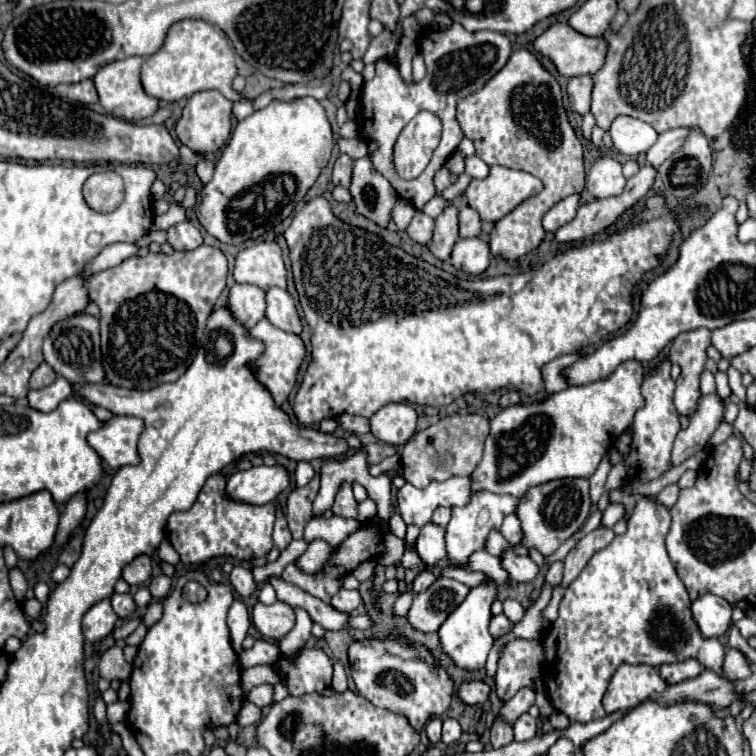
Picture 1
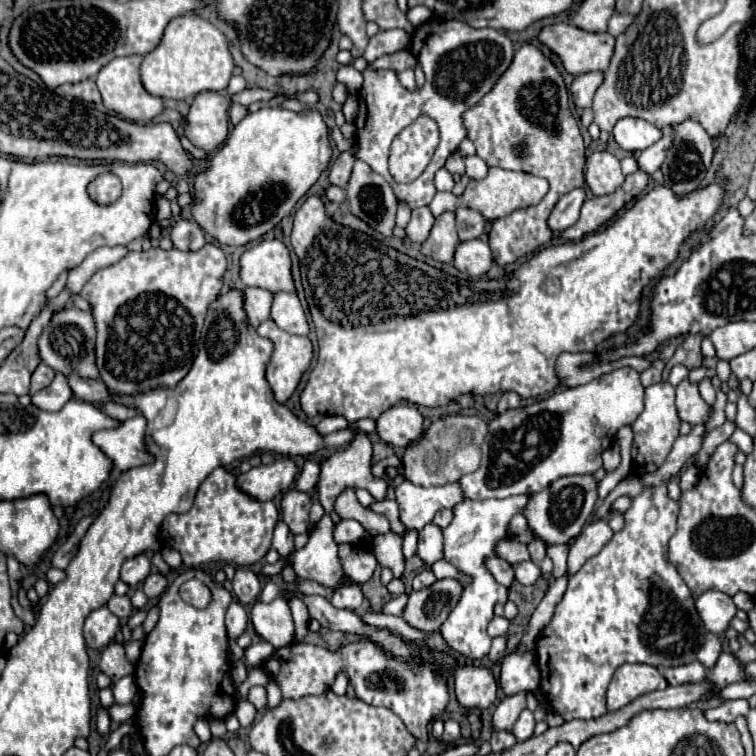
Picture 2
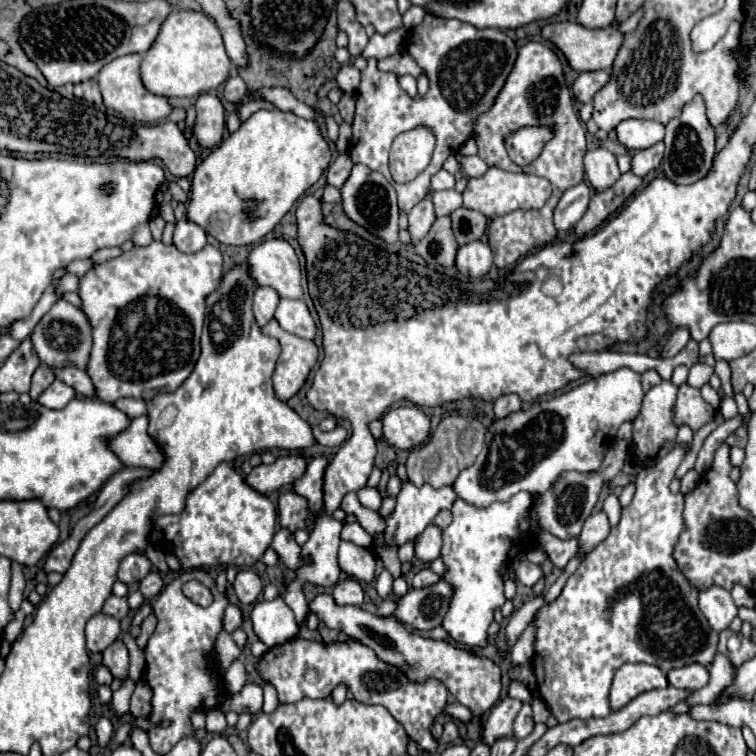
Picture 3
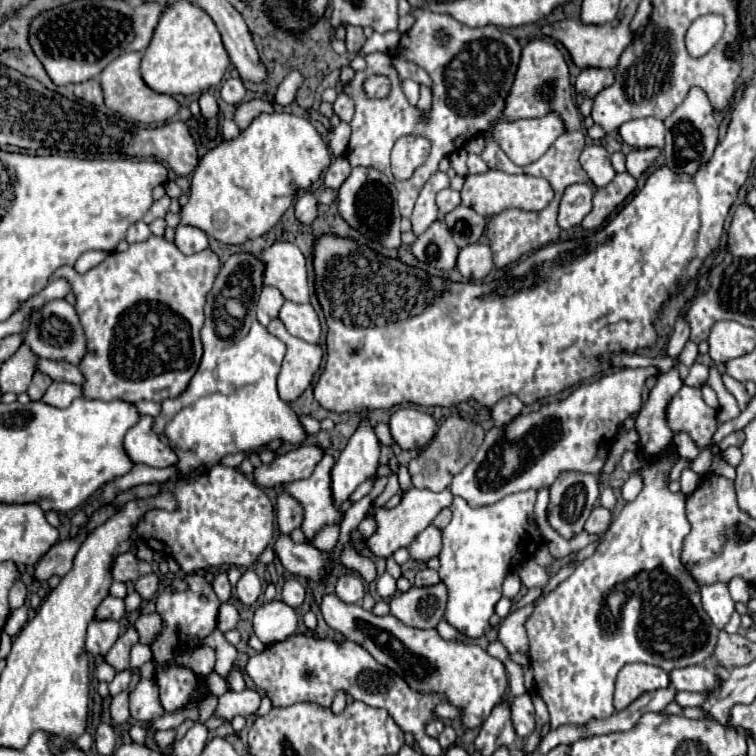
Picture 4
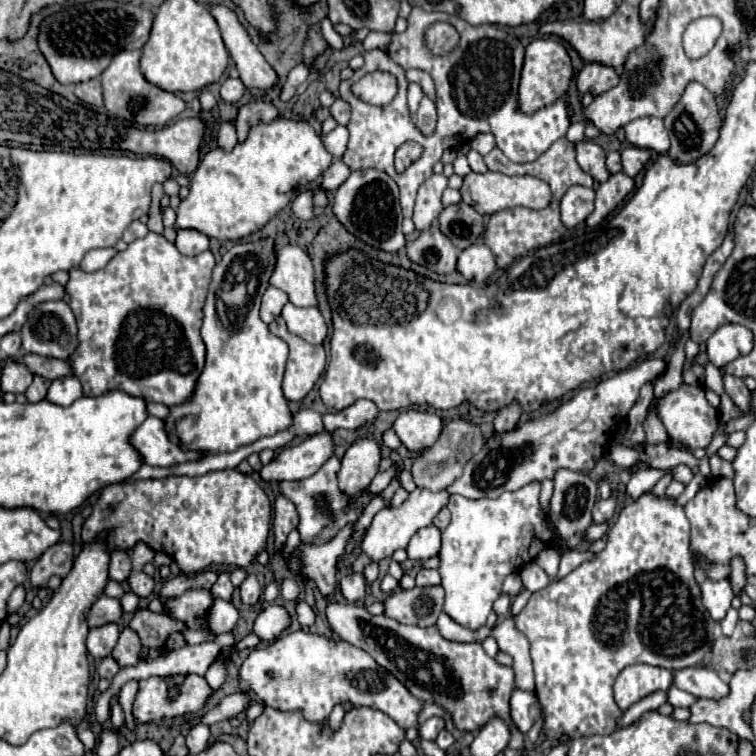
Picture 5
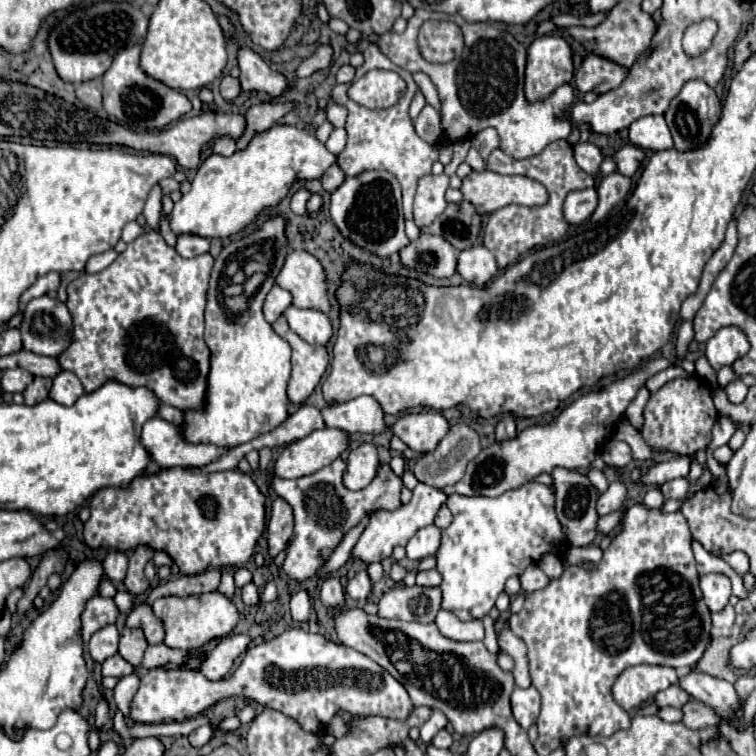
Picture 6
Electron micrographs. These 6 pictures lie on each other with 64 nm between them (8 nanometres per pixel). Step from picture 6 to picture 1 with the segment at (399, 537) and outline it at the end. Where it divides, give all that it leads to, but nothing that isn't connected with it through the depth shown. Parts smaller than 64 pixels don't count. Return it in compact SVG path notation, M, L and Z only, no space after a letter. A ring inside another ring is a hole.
M452 476L446 482L434 482L426 488L404 484L398 490L398 510L406 524L424 526L430 522L432 512L438 506L466 506L472 498L470 476Z

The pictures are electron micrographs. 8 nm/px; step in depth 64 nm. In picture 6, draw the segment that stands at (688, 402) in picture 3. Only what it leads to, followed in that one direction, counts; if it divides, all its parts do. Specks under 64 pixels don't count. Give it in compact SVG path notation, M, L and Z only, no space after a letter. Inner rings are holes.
M697 377L677 378L665 384L650 396L644 408L644 440L656 450L672 450L678 454L692 454L706 448L712 440L712 426L718 420L718 410L714 408L711 388Z

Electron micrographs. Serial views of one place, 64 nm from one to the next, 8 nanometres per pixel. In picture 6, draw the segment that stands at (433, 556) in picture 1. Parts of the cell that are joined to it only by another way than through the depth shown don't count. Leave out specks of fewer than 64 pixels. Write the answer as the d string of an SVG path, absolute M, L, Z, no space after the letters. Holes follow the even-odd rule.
M436 526L420 528L408 542L406 554L410 560L422 560L434 556L440 548L440 530Z

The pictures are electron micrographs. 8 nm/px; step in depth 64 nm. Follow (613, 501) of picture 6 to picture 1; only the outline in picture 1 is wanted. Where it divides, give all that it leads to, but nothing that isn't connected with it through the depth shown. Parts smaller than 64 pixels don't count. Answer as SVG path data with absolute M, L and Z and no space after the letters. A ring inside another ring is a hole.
M596 528L594 532L586 534L566 556L564 560L564 578L562 578L562 588L568 588L578 574L582 572L582 568L586 566L586 562L590 560L590 556L594 552L598 552L598 548L604 548L606 544L610 544L614 540L614 532L610 528Z

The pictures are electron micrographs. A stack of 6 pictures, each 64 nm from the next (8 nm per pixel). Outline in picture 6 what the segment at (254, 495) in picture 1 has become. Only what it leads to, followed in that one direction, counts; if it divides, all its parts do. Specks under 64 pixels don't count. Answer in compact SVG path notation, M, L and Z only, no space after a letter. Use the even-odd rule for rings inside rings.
M324 428L310 436L288 444L272 466L272 474L278 478L302 478L318 472L334 458L338 458L348 446L348 434L344 430Z

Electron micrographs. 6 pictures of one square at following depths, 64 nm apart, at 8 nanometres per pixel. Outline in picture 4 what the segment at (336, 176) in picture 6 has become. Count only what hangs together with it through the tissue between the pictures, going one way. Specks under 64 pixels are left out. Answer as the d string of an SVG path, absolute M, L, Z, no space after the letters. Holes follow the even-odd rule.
M338 156L338 158L330 164L330 168L326 170L324 186L338 190L338 188L342 186L342 182L350 176L350 170L352 170L352 166L350 166L350 162L346 160L346 156Z

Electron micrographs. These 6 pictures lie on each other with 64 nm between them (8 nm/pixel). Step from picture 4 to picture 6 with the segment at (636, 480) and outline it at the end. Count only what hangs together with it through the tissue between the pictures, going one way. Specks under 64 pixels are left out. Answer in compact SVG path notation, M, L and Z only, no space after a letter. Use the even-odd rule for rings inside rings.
M695 454L680 455L680 458L674 458L674 460L656 464L652 468L648 468L646 472L642 472L642 476L638 478L636 484L654 486L654 484L664 484L664 482L674 480L674 478L688 478L688 472L690 472L688 464L694 458Z

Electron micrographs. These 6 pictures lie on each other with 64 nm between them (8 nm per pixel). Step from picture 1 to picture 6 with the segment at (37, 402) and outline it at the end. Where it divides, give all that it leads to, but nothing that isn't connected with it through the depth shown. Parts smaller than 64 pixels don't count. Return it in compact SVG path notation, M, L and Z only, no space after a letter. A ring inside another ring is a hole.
M60 372L50 388L50 398L64 406L74 404L82 394L84 394L84 386L72 372Z

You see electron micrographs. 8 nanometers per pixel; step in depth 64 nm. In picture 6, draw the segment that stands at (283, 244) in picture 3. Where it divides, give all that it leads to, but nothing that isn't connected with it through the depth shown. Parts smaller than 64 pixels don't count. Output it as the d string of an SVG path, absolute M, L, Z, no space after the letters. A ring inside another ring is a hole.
M292 250L286 254L284 266L276 276L276 286L292 294L296 308L314 308L328 312L326 300L326 274L322 264L304 250Z

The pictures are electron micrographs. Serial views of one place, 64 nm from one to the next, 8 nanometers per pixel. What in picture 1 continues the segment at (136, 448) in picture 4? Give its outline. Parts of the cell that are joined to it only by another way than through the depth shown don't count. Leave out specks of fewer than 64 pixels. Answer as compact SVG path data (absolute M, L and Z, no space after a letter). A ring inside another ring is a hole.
M114 416L102 424L102 428L86 436L88 444L98 452L100 460L110 468L122 468L138 462L138 436L142 432L142 420L134 416Z

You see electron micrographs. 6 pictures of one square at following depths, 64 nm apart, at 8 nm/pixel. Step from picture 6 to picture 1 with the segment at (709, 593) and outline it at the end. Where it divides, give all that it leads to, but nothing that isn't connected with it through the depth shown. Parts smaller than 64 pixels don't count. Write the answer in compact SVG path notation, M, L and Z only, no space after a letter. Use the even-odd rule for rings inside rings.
M700 596L692 602L692 618L702 638L720 638L730 628L732 606L718 596Z

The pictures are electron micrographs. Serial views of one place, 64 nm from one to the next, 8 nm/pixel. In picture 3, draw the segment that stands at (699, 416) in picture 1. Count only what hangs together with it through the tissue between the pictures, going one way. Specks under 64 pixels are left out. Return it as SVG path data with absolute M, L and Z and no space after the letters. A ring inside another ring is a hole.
M676 444L654 468L642 468L638 472L636 494L622 510L620 524L612 528L610 536L600 544L600 550L590 552L590 556L580 562L562 594L550 606L538 610L532 664L538 676L538 692L558 722L608 716L612 676L626 662L646 662L668 672L692 662L708 666L716 656L718 634L706 624L706 618L698 608L698 590L690 588L690 582L682 576L672 558L674 540L678 540L682 532L684 496L672 494L668 486L686 454L688 450L682 444Z

